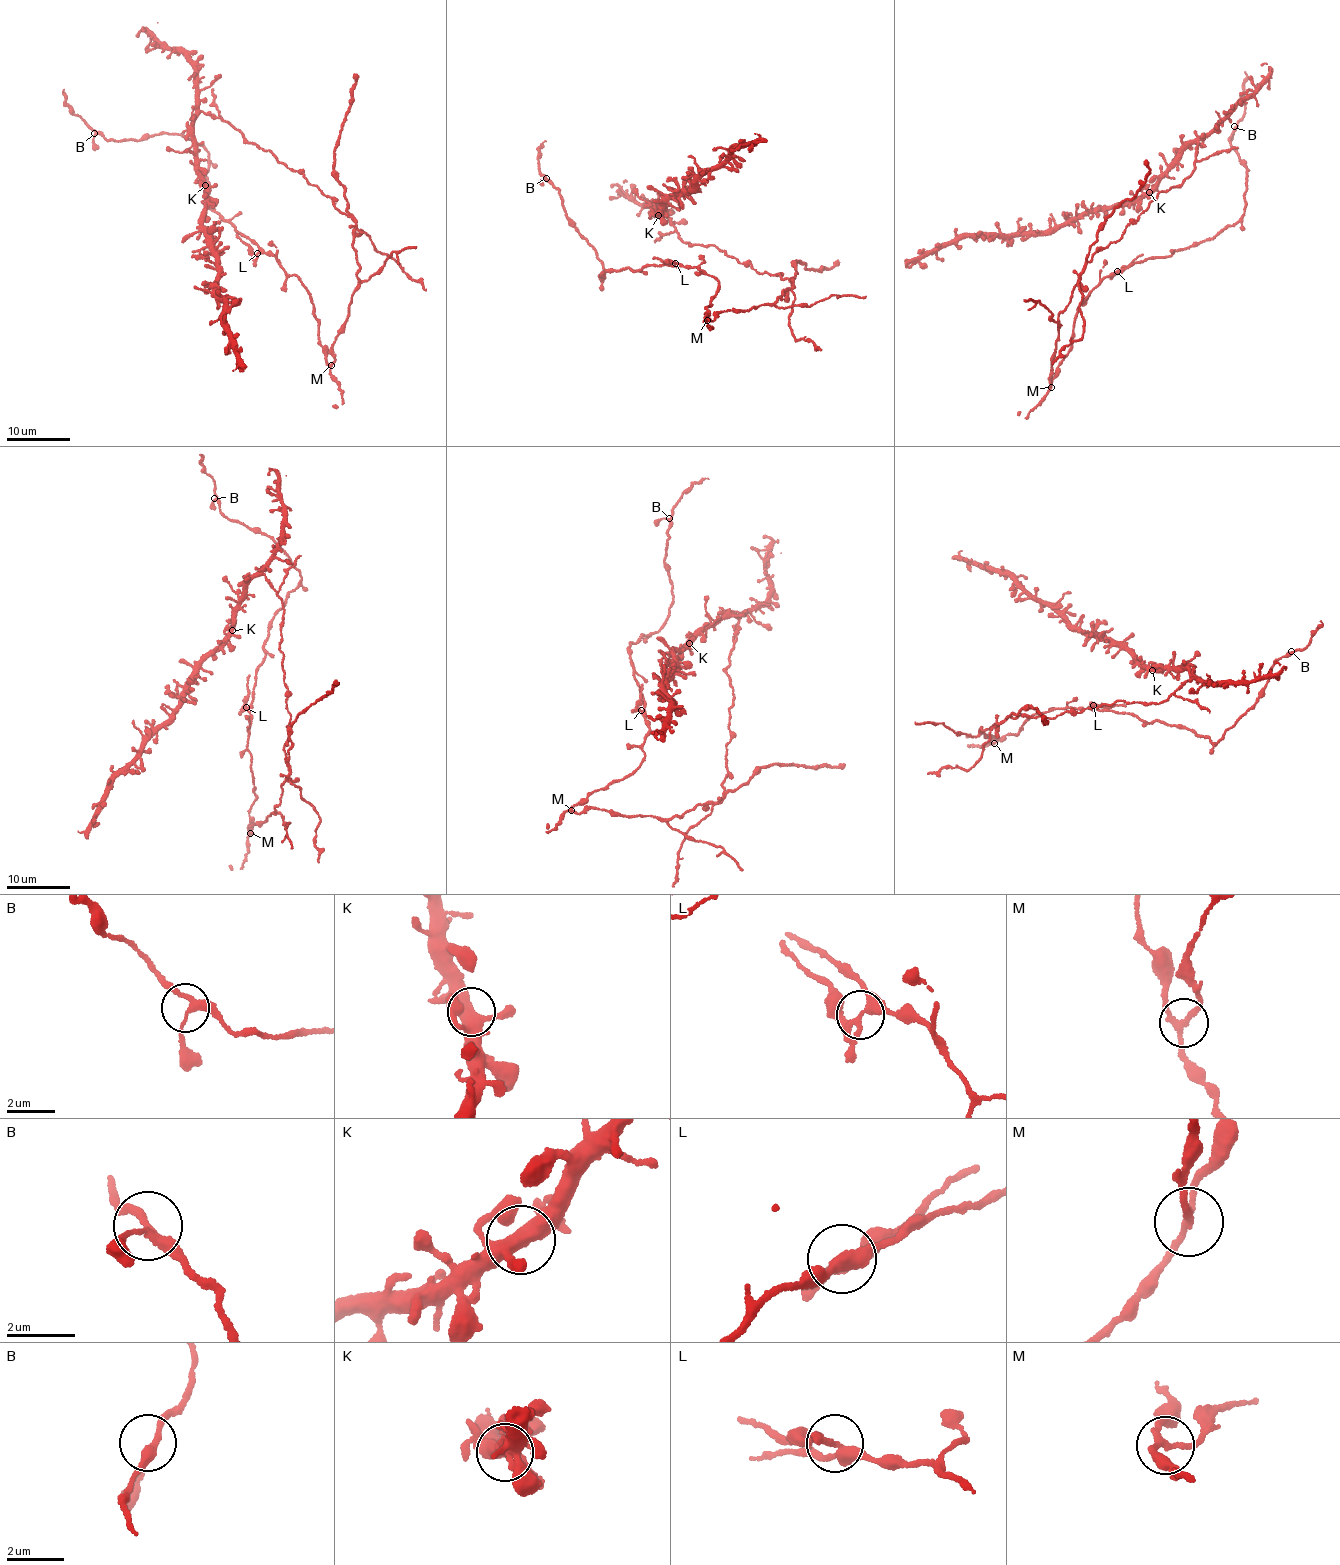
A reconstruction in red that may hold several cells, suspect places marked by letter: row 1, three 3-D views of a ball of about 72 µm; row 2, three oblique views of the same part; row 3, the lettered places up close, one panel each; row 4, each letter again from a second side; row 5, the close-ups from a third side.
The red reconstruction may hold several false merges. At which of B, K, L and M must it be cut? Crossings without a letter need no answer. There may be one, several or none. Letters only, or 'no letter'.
L, M

